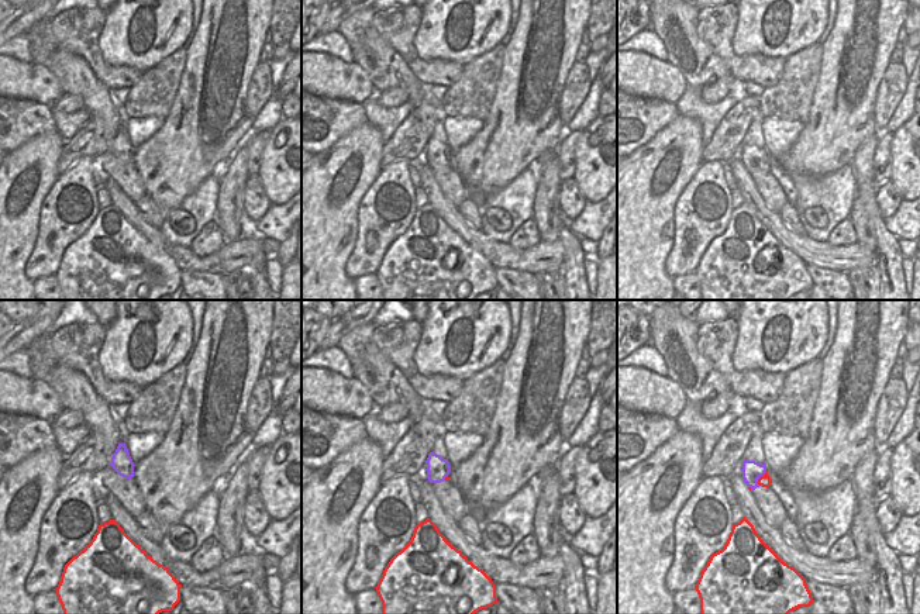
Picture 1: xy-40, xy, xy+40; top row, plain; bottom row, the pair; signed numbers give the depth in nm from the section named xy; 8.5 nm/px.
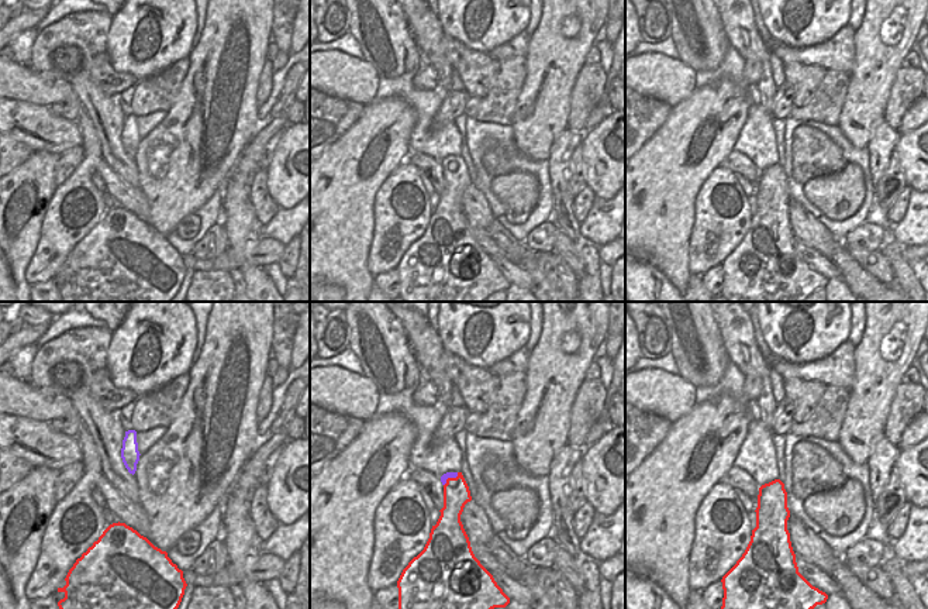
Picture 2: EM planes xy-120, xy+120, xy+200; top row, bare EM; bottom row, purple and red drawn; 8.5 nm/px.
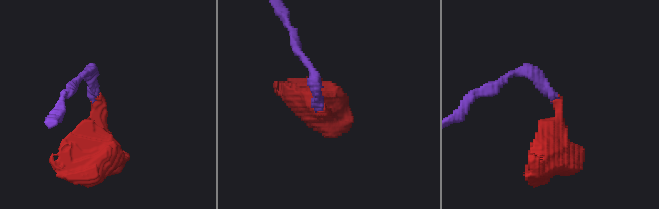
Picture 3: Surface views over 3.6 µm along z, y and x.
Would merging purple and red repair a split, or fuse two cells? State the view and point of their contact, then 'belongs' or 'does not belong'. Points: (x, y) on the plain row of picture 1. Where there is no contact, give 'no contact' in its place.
meets purple in xy+40 at (760, 161); belongs

